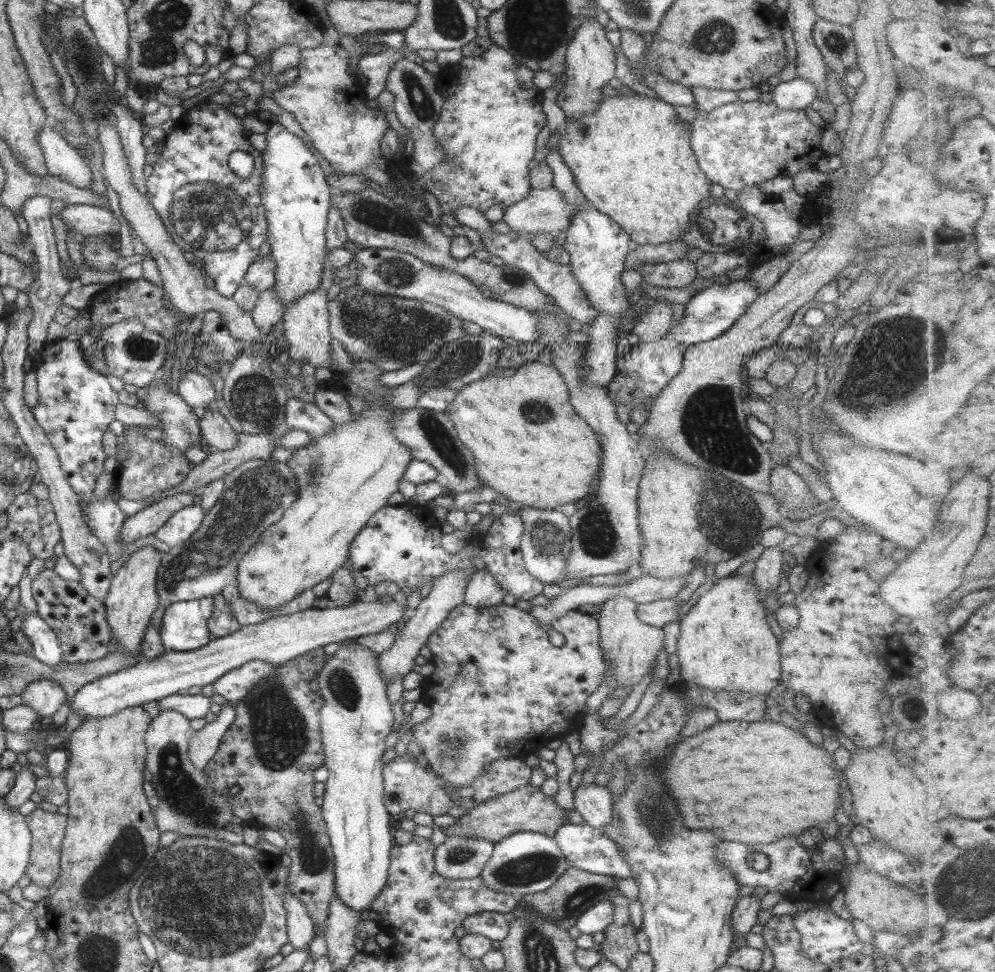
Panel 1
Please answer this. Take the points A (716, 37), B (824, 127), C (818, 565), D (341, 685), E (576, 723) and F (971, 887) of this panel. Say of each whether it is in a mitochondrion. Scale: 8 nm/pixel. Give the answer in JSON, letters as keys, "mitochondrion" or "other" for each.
{"A":"mitochondrion","B":"other","C":"other","D":"mitochondrion","E":"other","F":"mitochondrion"}

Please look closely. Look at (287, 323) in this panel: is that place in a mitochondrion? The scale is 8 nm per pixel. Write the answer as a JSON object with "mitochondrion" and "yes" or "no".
{"mitochondrion":"no"}

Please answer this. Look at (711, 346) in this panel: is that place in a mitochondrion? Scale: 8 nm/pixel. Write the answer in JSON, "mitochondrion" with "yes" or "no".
{"mitochondrion":"no"}

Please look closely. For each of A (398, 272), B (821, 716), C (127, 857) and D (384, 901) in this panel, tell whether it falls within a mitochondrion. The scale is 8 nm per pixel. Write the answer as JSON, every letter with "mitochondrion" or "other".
{"A":"mitochondrion","B":"other","C":"mitochondrion","D":"other"}

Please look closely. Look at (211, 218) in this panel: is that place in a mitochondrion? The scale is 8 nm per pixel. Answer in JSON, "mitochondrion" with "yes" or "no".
{"mitochondrion":"yes"}

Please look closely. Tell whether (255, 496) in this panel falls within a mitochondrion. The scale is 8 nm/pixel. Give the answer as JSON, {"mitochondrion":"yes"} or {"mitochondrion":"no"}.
{"mitochondrion":"yes"}

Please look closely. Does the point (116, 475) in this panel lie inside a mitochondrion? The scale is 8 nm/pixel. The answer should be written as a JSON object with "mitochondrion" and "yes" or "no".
{"mitochondrion":"no"}

